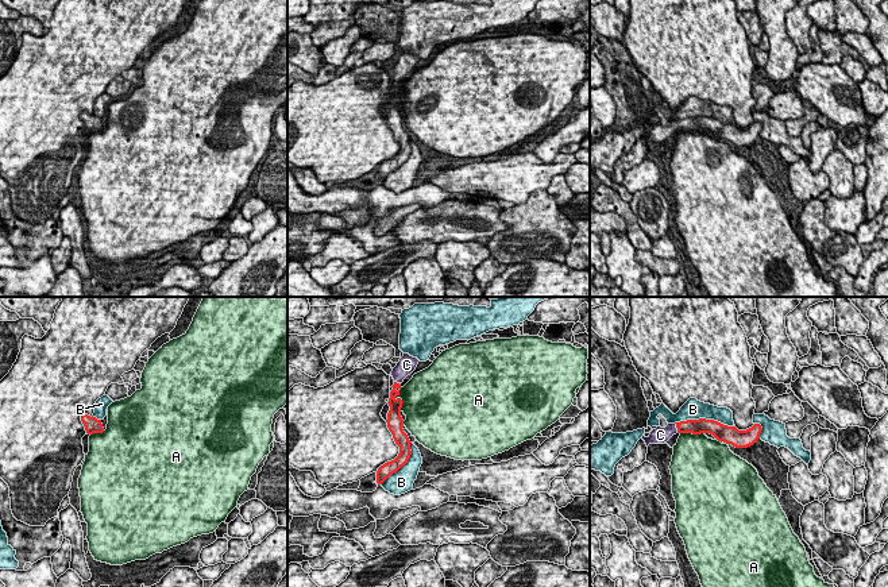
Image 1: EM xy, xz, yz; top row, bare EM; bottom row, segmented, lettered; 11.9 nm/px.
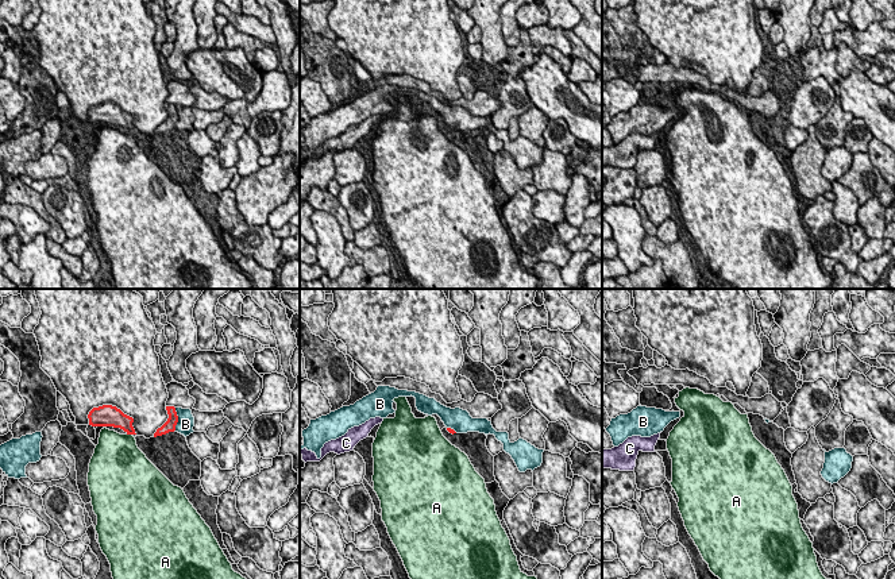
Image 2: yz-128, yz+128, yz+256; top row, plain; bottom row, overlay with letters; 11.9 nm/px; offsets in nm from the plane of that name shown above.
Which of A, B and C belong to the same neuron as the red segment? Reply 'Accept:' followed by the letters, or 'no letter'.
Accept: C

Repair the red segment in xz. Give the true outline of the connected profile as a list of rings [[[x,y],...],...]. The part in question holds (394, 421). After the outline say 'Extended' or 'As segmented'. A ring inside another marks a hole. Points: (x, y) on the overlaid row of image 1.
[[[404,354],[404,356],[399,359],[397,366],[391,371],[394,385],[391,386],[393,390],[390,391],[390,398],[387,402],[390,410],[387,413],[386,422],[395,444],[399,447],[399,453],[394,460],[387,462],[378,468],[377,471],[378,484],[382,484],[390,475],[397,472],[401,467],[404,467],[408,463],[412,453],[410,440],[402,429],[404,426],[404,420],[401,417],[402,399],[398,395],[401,390],[401,383],[408,375],[410,375],[416,370],[418,362],[420,360],[417,358],[413,358],[409,354]]]. Extended

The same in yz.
[[[699,418],[668,424],[665,428],[657,426],[648,437],[642,436],[642,440],[648,447],[649,444],[664,444],[676,433],[710,433],[721,443],[748,448],[757,443],[761,430],[760,424],[754,424],[746,430],[738,430],[736,426],[727,426],[714,420]]]. Extended

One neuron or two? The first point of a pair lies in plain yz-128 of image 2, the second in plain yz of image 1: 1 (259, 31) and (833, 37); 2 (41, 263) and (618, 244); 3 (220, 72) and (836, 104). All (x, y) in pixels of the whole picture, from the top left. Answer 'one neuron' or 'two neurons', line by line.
1: two neurons
2: one neuron
3: one neuron

